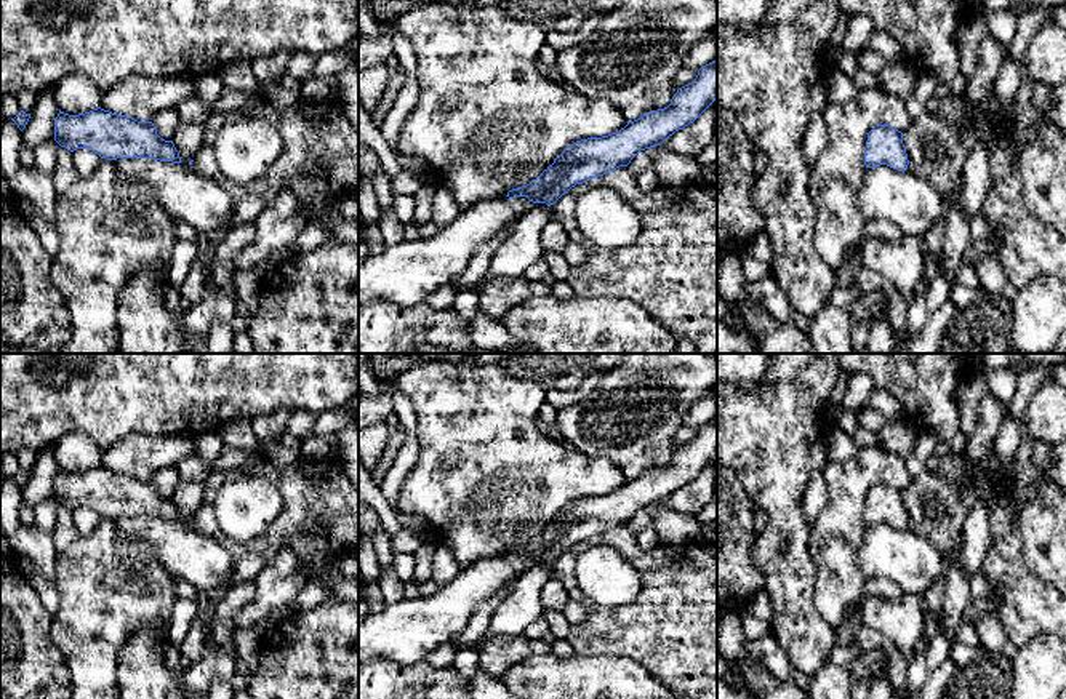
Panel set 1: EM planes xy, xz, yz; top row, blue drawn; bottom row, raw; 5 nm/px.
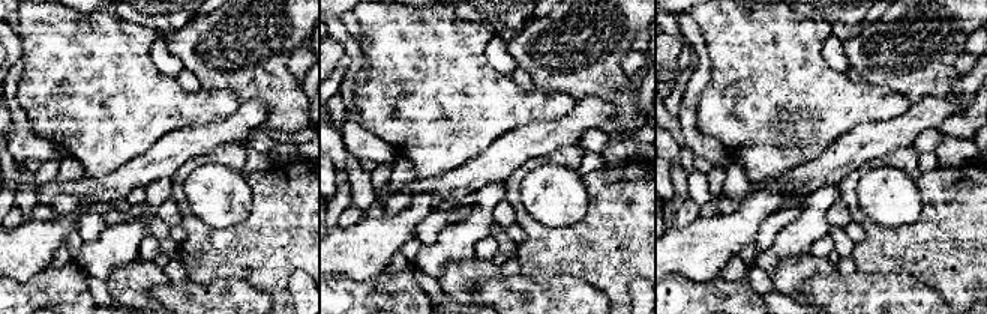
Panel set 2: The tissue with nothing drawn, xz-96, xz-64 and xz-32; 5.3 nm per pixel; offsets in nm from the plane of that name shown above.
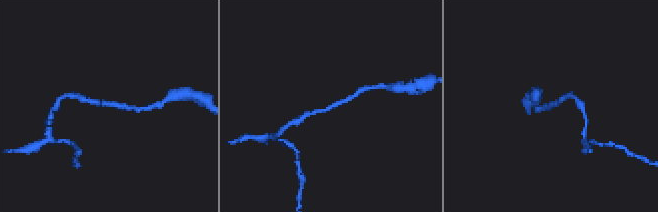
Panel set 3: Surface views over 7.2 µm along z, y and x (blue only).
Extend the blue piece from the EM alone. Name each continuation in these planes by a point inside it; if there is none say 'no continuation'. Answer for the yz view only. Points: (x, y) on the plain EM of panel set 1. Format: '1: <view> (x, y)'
no continuation

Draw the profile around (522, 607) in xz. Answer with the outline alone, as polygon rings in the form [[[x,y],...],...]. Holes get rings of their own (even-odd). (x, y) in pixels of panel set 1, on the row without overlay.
[[[549,565],[523,573],[495,609],[487,633],[522,635],[533,621],[543,617],[546,609],[541,605],[541,590],[551,577]]]

